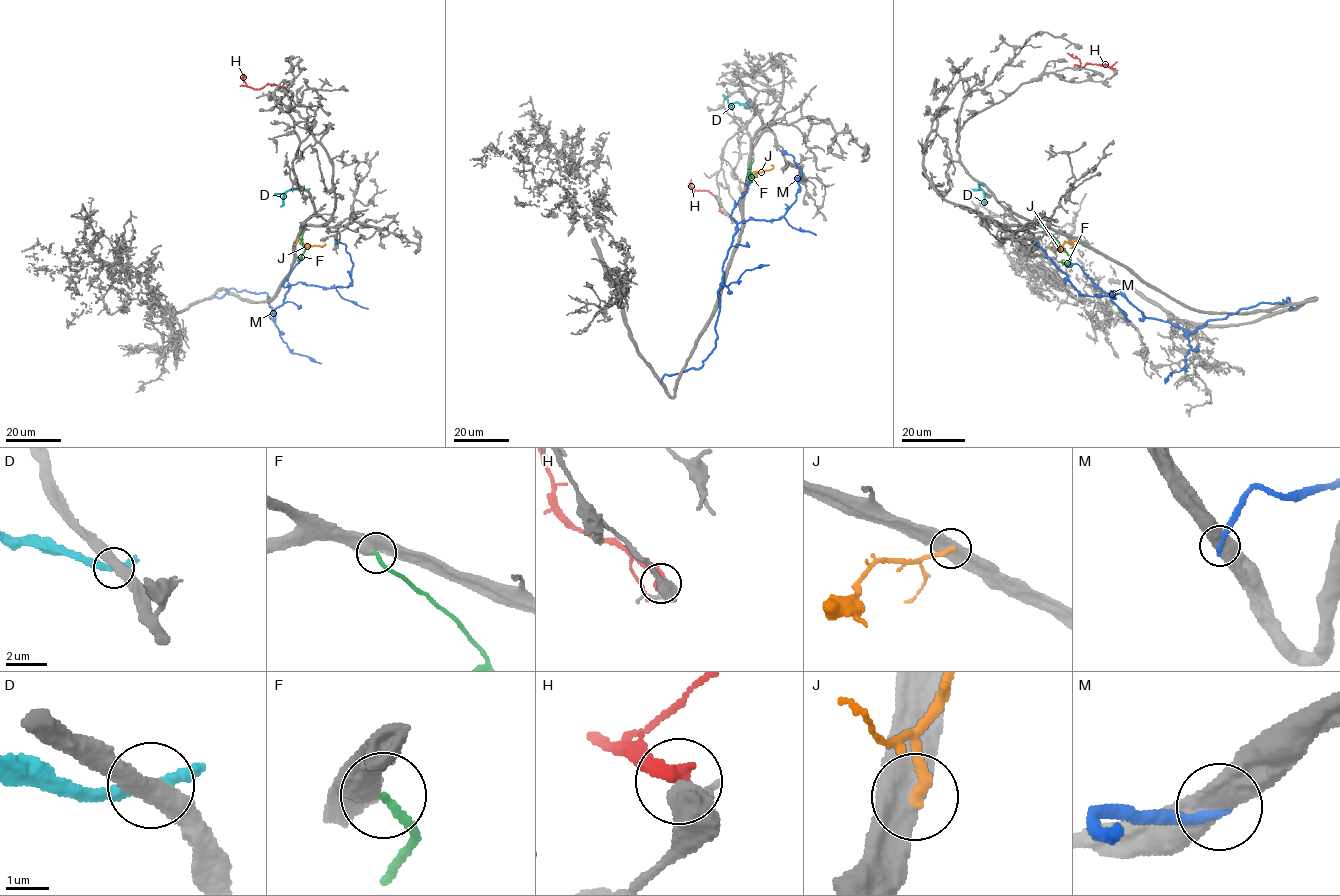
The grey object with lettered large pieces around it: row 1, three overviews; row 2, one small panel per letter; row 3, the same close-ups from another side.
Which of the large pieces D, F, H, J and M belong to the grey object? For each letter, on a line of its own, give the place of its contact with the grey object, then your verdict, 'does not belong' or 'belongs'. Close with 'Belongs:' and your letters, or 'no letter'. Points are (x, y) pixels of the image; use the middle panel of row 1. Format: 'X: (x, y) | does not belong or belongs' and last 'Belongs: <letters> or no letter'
D: (754, 108) | does not belong
F: (751, 158) | belongs
H: (734, 220) | does not belong
J: (746, 188) | does not belong
M: (660, 382) | does not belong
Belongs: F

